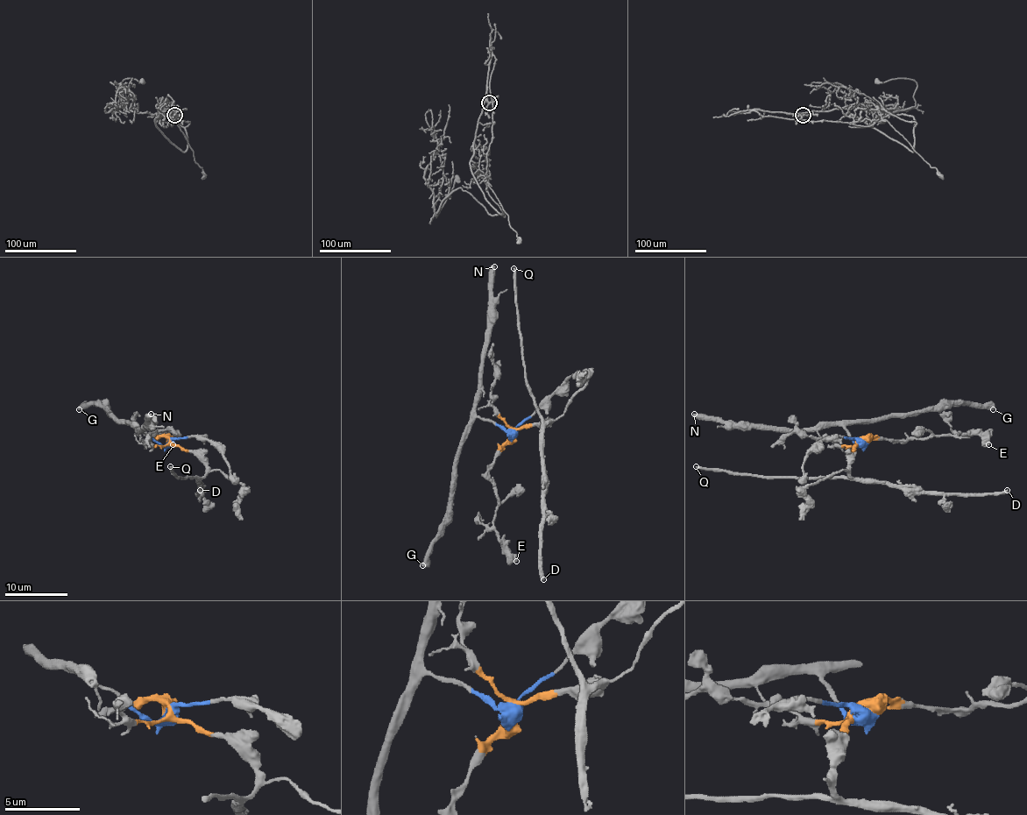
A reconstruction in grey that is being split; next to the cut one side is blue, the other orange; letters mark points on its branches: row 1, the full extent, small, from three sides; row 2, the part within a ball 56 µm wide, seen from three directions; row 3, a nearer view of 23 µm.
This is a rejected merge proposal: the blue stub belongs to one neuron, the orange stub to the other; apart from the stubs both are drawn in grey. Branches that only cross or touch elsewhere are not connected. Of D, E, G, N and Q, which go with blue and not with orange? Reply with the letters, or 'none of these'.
G, N

